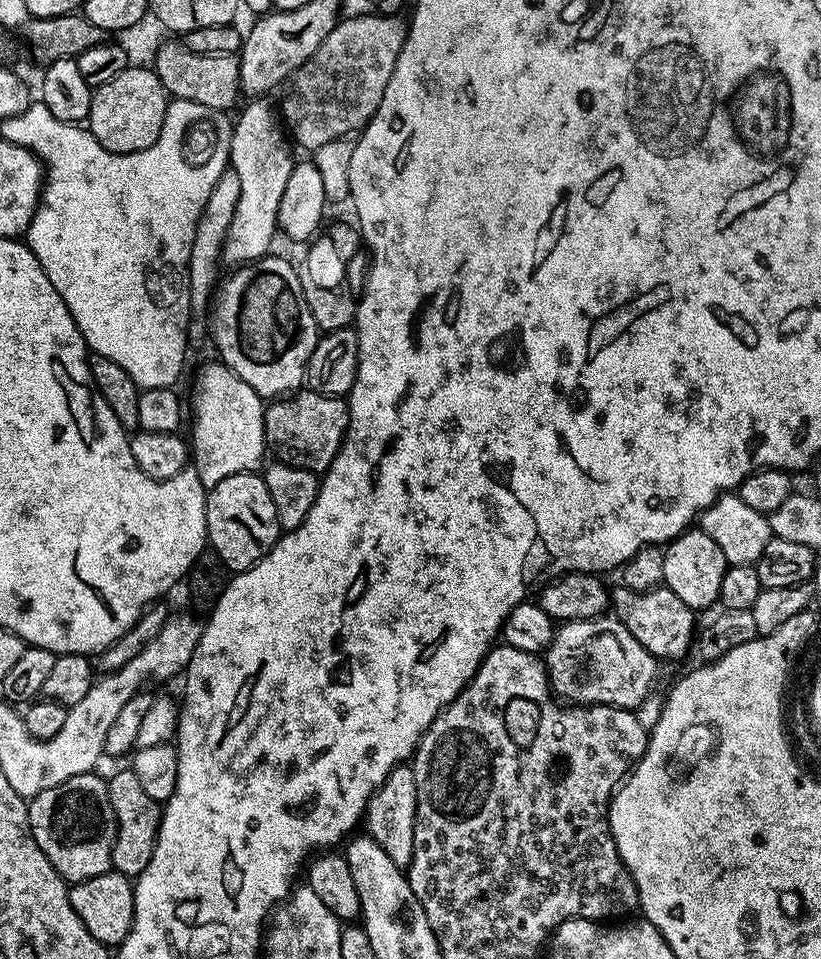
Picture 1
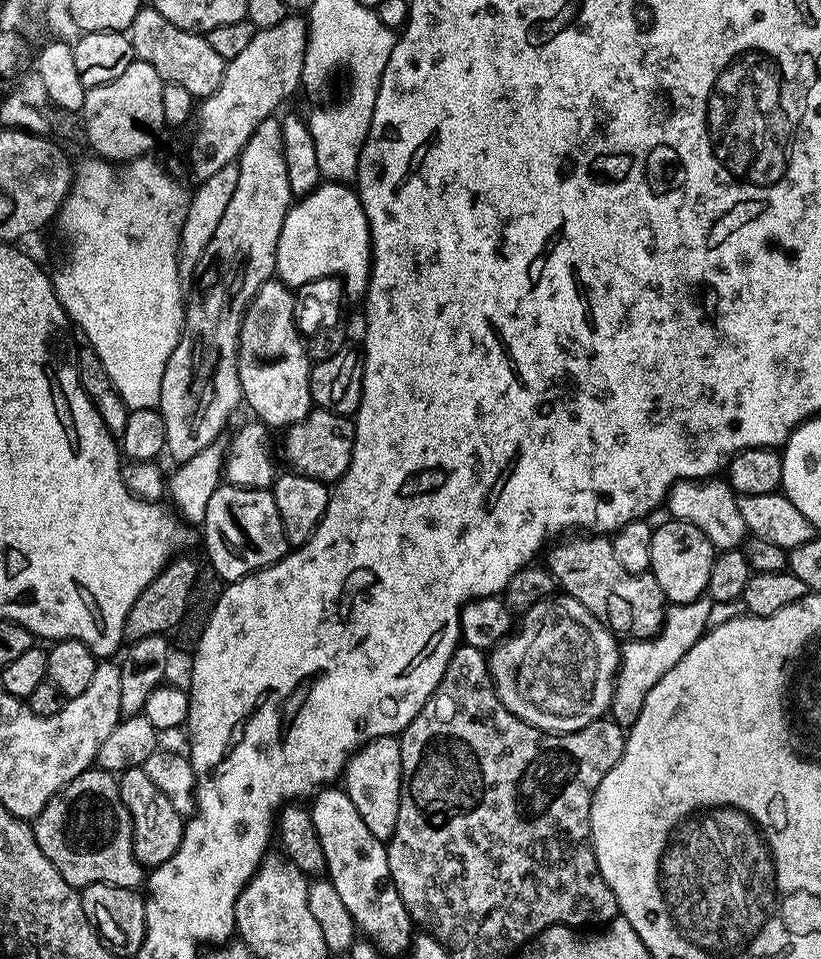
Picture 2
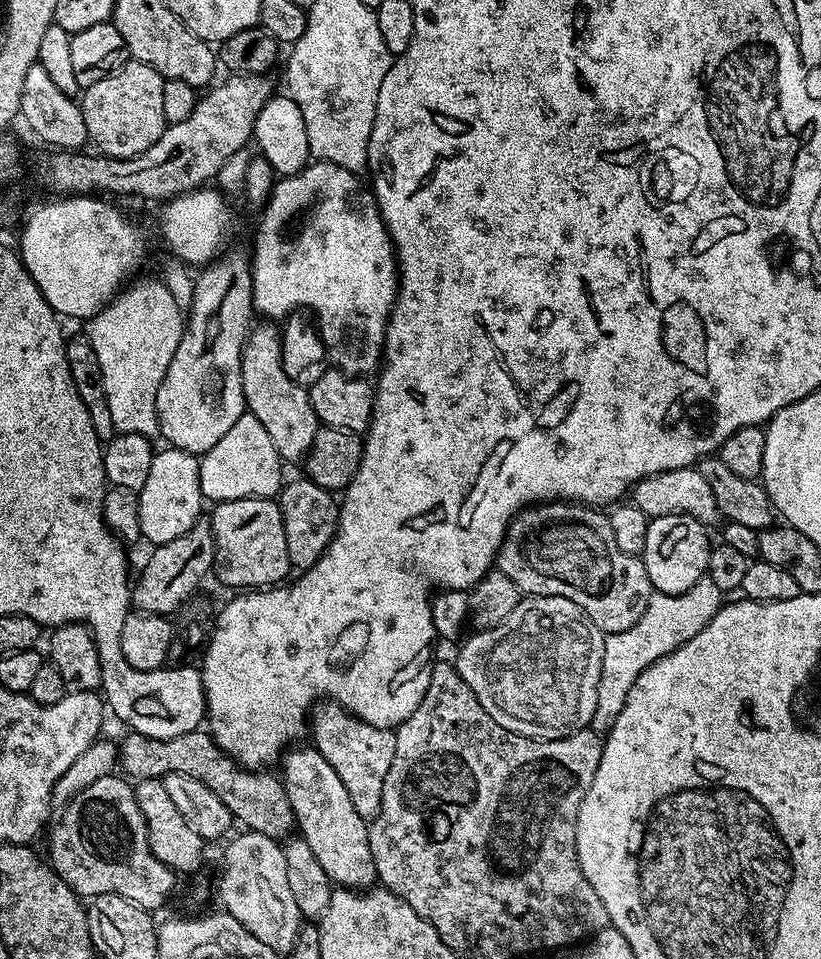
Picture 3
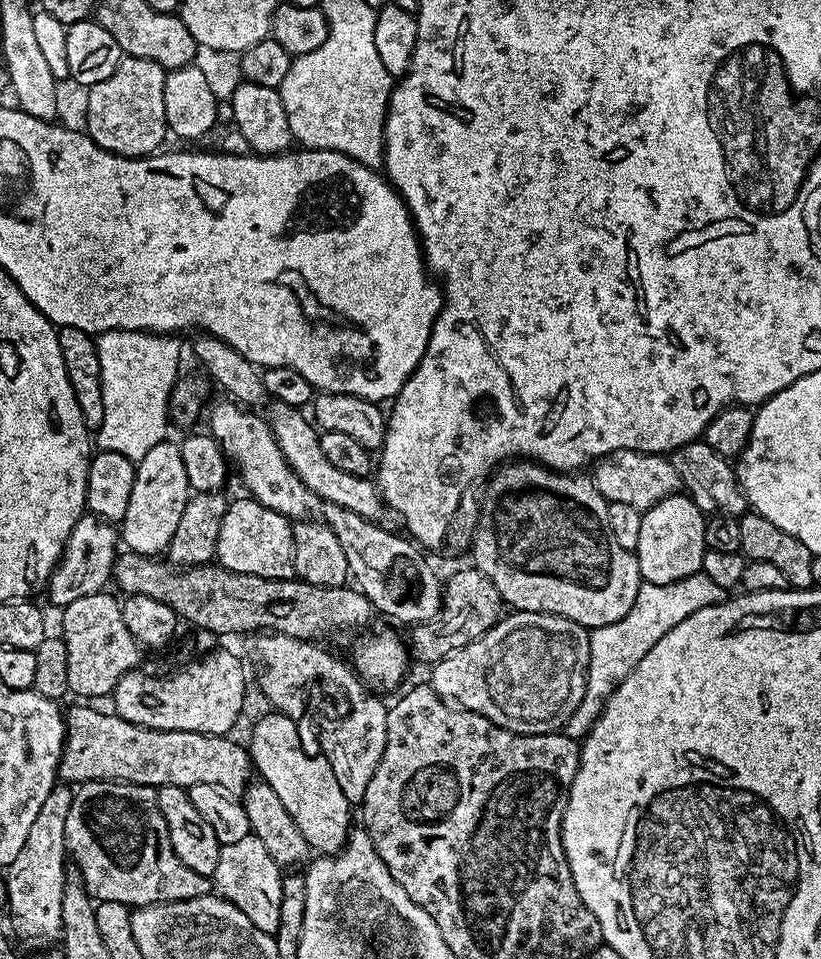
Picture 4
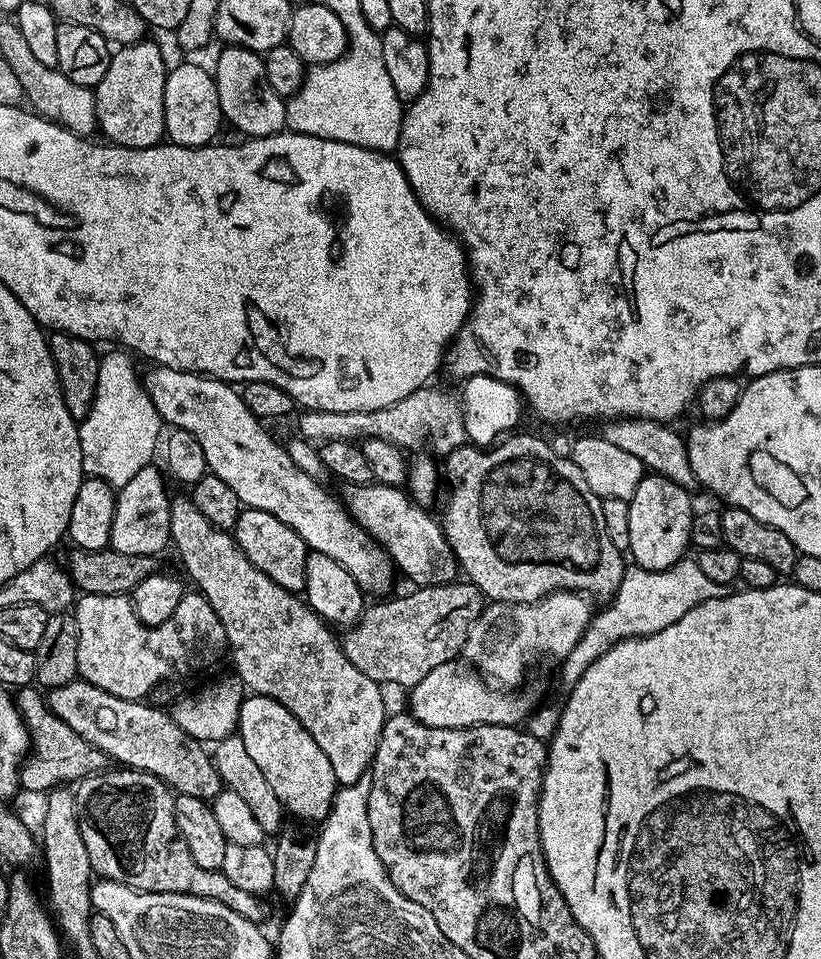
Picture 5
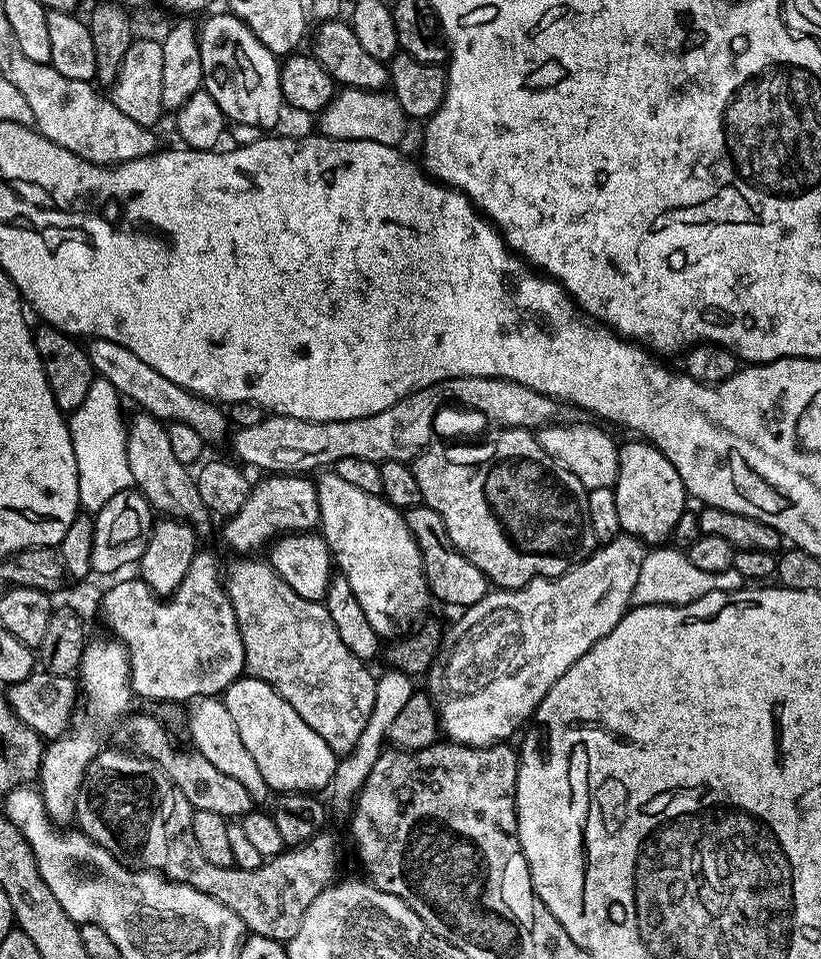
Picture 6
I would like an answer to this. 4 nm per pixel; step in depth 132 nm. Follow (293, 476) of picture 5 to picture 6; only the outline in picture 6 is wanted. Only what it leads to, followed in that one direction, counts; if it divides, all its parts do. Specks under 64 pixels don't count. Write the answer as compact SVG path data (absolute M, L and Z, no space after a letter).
M89 339L86 347L93 373L99 379L110 382L110 386L114 386L114 390L120 393L125 401L133 400L137 409L155 416L161 422L186 423L187 426L192 426L205 442L223 438L226 416L223 411L219 412L221 409L215 403L205 400L202 396L196 396L193 392L187 392L182 386L170 382L170 378L162 378L162 374L146 366L146 362L142 362L142 358L134 354L134 350L118 346L118 342Z

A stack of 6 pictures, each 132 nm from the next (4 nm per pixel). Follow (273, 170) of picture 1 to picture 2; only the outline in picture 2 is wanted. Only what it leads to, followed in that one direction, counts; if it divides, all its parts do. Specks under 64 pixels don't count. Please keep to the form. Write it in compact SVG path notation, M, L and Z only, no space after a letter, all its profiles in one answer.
M273 115L258 122L258 130L250 134L250 140L240 151L238 187L230 198L230 206L226 206L226 214L222 214L222 222L218 222L218 230L214 230L214 238L210 238L210 246L206 246L206 254L202 254L202 262L198 262L192 274L193 288L192 292L190 288L187 293L184 309L184 332L180 336L178 346L174 346L174 354L170 354L170 362L166 362L166 374L162 374L162 394L158 411L162 414L166 426L164 447L167 455L172 455L176 462L194 458L206 446L219 441L222 436L220 431L227 426L232 411L238 406L241 407L236 355L240 345L242 318L257 290L265 282L273 279L276 271L276 247L282 234L282 222L293 203L290 178L286 178L282 126L280 120Z

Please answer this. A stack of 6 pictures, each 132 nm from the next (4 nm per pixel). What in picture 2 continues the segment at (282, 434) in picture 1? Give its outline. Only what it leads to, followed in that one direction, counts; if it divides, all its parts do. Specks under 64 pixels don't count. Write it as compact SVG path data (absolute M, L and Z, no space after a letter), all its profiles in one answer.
M313 407L298 422L294 422L283 433L284 456L288 459L287 467L294 472L301 472L315 480L335 482L348 472L354 454L356 425L349 417L339 416L330 410Z

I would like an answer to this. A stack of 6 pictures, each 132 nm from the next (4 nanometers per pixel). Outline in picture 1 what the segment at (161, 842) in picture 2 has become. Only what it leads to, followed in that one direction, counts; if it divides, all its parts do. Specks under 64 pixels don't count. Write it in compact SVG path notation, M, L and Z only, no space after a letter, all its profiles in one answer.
M124 766L121 772L107 777L110 806L114 806L116 819L116 837L112 851L112 867L117 872L129 878L135 878L146 870L150 862L150 854L154 854L154 846L160 829L161 805L150 794L146 794L138 782L138 774L132 772L131 767Z

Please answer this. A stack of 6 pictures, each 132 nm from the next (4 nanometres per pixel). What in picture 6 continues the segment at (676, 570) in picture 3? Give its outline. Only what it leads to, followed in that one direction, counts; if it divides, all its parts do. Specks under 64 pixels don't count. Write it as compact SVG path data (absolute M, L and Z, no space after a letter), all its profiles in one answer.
M636 438L633 444L619 445L620 469L612 493L618 506L621 533L637 536L645 545L660 546L671 541L678 518L686 511L686 493L678 470L650 443Z

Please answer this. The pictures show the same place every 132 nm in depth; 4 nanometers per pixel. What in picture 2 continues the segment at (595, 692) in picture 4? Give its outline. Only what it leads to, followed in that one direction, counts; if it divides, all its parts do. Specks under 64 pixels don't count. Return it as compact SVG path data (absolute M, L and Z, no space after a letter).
M707 595L699 596L694 602L672 604L665 611L664 624L656 635L649 640L630 640L620 649L620 669L616 672L616 689L612 691L612 707L610 719L621 728L627 730L642 714L642 704L646 702L646 694L654 690L656 683L686 655L686 650L694 646L704 633L709 631L712 620L713 601Z

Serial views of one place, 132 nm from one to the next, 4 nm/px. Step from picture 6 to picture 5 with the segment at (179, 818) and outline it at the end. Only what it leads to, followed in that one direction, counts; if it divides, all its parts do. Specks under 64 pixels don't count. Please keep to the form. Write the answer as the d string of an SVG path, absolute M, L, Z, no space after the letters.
M121 767L120 772L105 770L95 776L88 776L75 785L76 809L78 810L78 830L86 850L90 853L90 866L97 877L114 882L122 882L140 892L187 892L189 896L206 898L242 914L252 924L263 925L268 916L268 908L261 897L242 890L226 878L224 872L202 870L190 855L190 846L180 837L174 822L174 802L176 796L167 784L149 772L137 772L134 768Z

